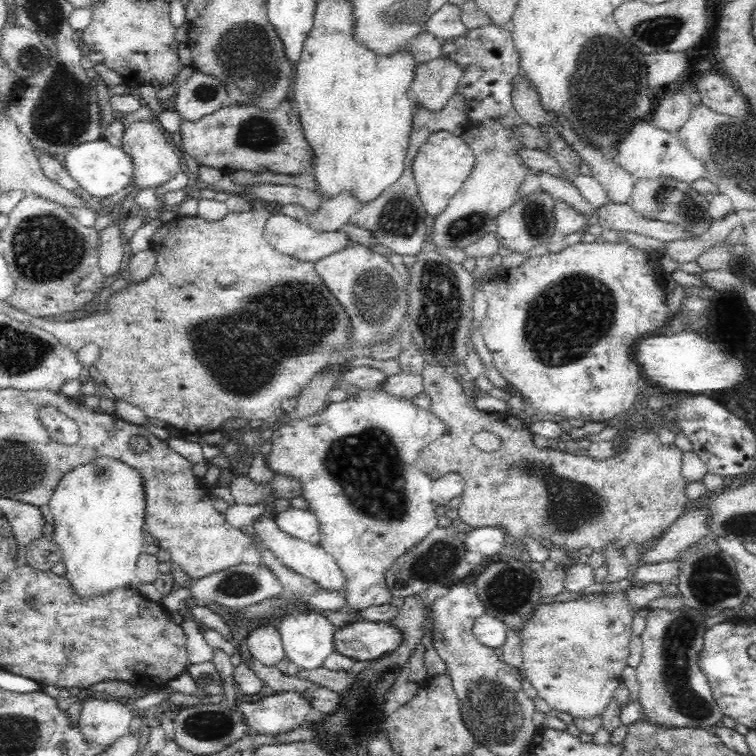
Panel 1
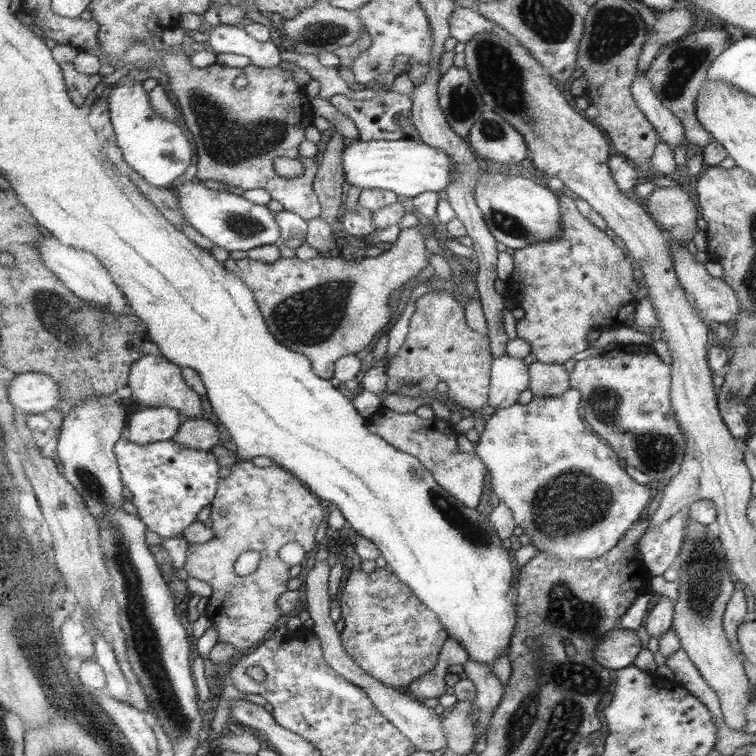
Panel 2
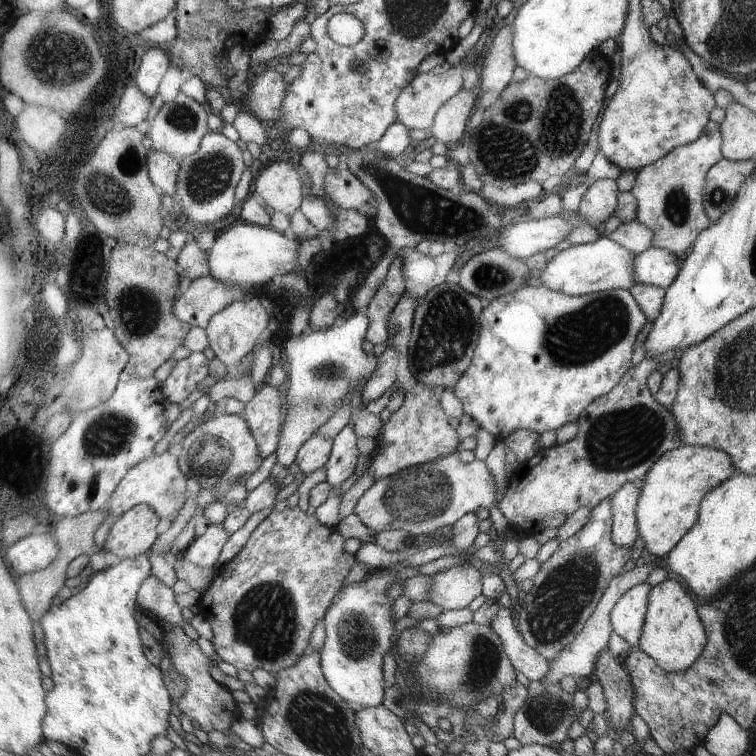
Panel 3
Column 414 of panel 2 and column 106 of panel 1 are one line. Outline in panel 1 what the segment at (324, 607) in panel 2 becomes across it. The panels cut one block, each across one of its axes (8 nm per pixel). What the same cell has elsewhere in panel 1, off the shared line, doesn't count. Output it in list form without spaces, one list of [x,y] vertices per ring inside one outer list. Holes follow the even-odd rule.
[[[86,698],[80,714],[80,728],[94,742],[114,744],[118,736],[128,732],[132,718],[134,710],[122,698]]]

